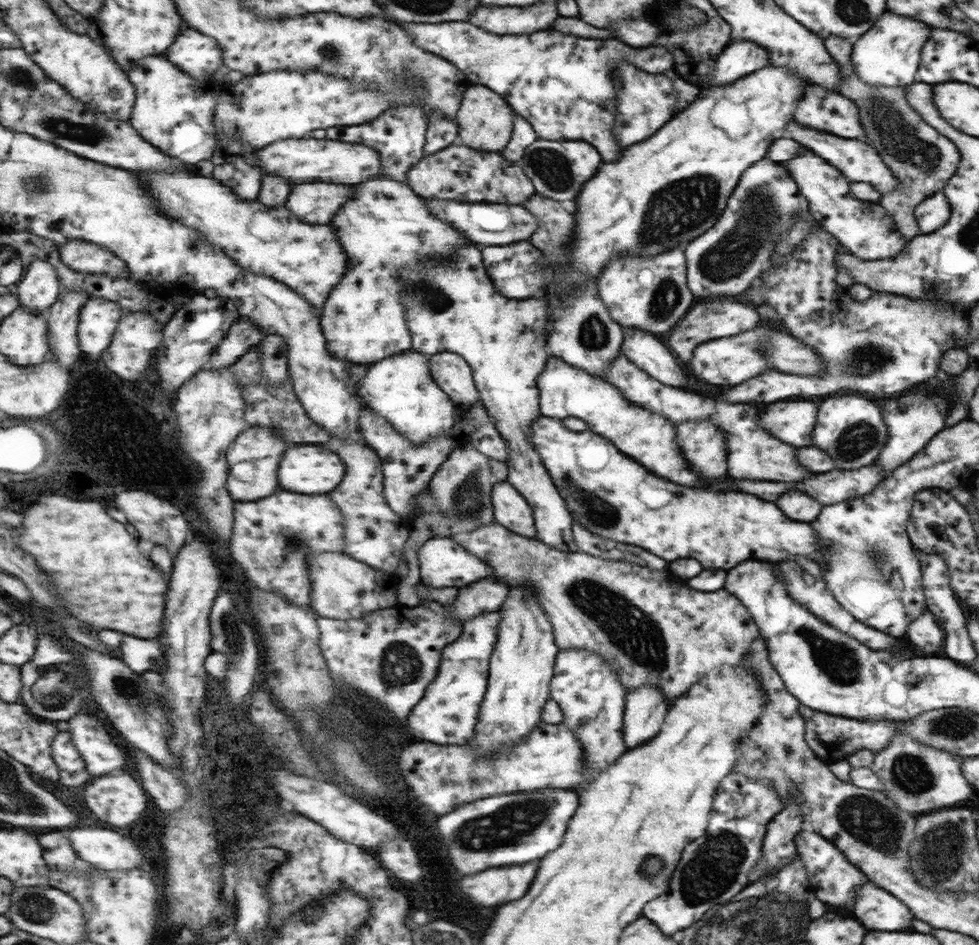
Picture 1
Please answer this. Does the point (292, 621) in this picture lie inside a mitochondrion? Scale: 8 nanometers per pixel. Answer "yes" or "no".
no

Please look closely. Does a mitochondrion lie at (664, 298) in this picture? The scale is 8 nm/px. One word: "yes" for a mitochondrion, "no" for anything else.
yes

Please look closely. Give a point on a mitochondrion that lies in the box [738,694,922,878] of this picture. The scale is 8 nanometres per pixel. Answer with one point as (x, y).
(868, 821)

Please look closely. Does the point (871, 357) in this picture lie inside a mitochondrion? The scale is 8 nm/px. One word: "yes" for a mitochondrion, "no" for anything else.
yes

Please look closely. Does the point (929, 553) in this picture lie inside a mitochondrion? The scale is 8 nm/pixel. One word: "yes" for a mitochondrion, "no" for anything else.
no

